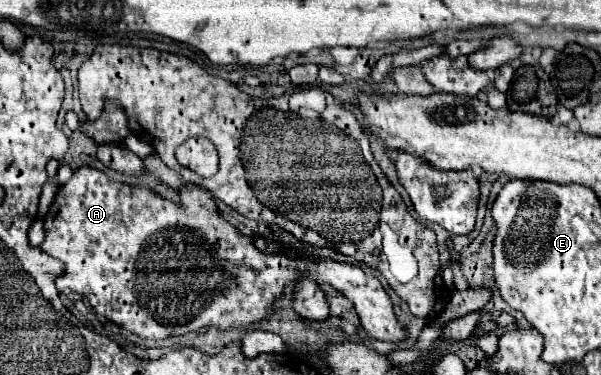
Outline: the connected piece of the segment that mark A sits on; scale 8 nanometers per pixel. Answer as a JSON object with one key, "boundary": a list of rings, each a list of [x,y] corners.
{"boundary":[[[92,166],[76,168],[72,178],[60,186],[54,204],[44,218],[46,238],[40,248],[66,266],[64,274],[56,278],[56,288],[64,290],[66,284],[76,288],[76,292],[86,294],[98,314],[140,338],[156,340],[182,336],[186,332],[210,326],[226,330],[258,324],[270,316],[274,302],[282,298],[286,282],[296,282],[306,272],[306,278],[314,282],[322,280],[322,284],[334,286],[354,304],[368,336],[384,342],[400,342],[404,338],[404,330],[396,320],[390,296],[382,288],[380,280],[366,274],[360,266],[330,258],[300,254],[290,258],[286,252],[264,252],[256,248],[252,236],[240,234],[230,222],[224,220],[206,188],[184,182],[184,186],[178,190],[178,198],[180,202],[176,204],[142,184],[128,186],[124,182],[114,182],[102,170]]]}

